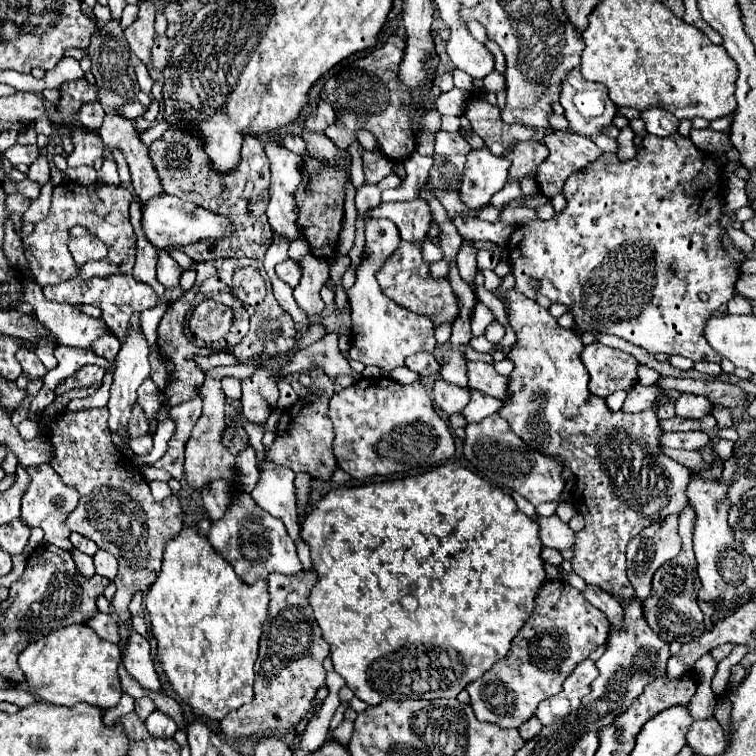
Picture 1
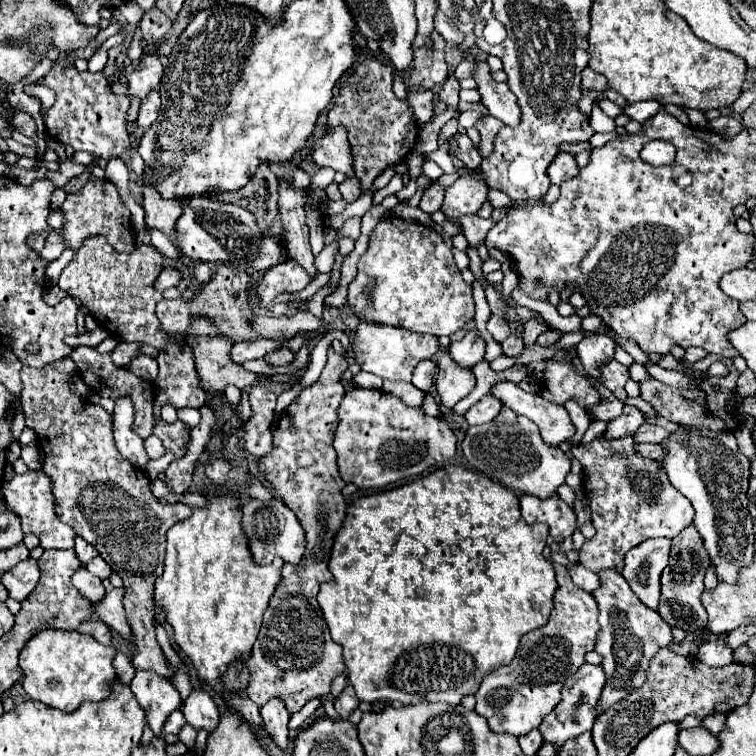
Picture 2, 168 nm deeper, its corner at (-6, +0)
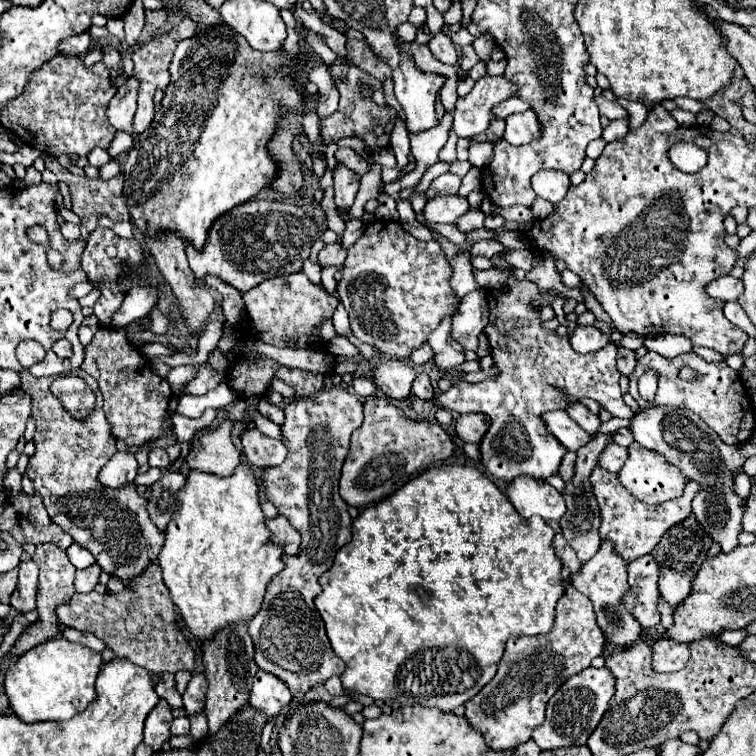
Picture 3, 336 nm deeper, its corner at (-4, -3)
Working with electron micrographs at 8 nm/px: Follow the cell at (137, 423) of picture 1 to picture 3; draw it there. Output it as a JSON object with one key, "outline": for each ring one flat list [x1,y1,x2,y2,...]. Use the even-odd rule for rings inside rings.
{"outline":[[101,328,85,346,81,370,91,374,99,384,103,394,103,410,115,438,121,438,127,446,141,446,147,440,161,436,161,424,169,406,171,386,153,372,151,362,141,356,139,348,127,342,125,332]]}

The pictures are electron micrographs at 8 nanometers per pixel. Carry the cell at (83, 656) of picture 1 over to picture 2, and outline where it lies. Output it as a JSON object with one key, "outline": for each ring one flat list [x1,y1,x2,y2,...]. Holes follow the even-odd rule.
{"outline":[[45,629,21,651,19,667,23,671,23,689,33,701,65,713,75,711,85,701,103,701,111,695,111,685,115,681,113,655,113,647,97,643,91,635]]}

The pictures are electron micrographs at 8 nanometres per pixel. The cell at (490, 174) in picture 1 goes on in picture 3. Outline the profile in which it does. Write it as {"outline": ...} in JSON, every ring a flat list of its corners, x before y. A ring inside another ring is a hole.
{"outline":[[453,194,453,196,435,196,435,198,431,198,425,204,423,214,425,214,425,220,431,222,431,224,437,224,437,222,455,224,467,210,469,210,467,198,463,198,459,194]]}

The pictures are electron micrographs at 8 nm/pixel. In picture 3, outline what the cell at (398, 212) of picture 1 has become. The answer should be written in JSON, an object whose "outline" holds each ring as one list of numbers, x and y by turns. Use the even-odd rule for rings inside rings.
{"outline":[[447,172,447,174,441,174,439,178,435,178,435,180,431,182,431,186,429,186,429,190,425,192,425,196,427,196,427,200,431,200,431,198,435,198,435,196,453,194,453,190,459,190,459,186,461,186,461,178,455,176,455,174,451,174,451,172]]}

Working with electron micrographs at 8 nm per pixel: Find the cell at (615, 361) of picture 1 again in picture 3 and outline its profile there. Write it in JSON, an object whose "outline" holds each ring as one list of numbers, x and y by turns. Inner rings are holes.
{"outline":[[577,326,575,334,573,334,573,350,581,352,581,354,591,354,597,352,601,348,605,348,609,344,609,336,599,332,595,326]]}

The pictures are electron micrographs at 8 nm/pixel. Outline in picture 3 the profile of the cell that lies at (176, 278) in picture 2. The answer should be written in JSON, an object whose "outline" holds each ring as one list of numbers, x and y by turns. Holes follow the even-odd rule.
{"outline":[[133,286,121,308,115,312,113,316,113,326,127,326,129,322,137,320,137,318,143,318,151,312,151,308,157,304,159,300,159,290,155,286]]}

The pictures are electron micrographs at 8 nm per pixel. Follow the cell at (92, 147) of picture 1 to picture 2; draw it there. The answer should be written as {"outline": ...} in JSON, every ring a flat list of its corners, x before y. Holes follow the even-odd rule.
{"outline":[[53,63,51,71,41,79,41,85,47,85,55,91,53,107,39,111,49,137,61,141,63,145,71,145,75,151,89,151,103,159,109,155,121,155,129,149,129,135,125,131,129,97,113,93,103,77,103,71,79,73,75,67]]}

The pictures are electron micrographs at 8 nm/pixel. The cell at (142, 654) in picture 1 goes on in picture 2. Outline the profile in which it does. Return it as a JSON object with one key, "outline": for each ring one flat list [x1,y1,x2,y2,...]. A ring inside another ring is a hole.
{"outline":[[137,671,131,681,131,691,135,693,137,701,147,711,147,721,153,731,153,735,163,733,163,721,169,713,179,709,181,697,171,681,165,681,163,677,151,673,151,671]]}

